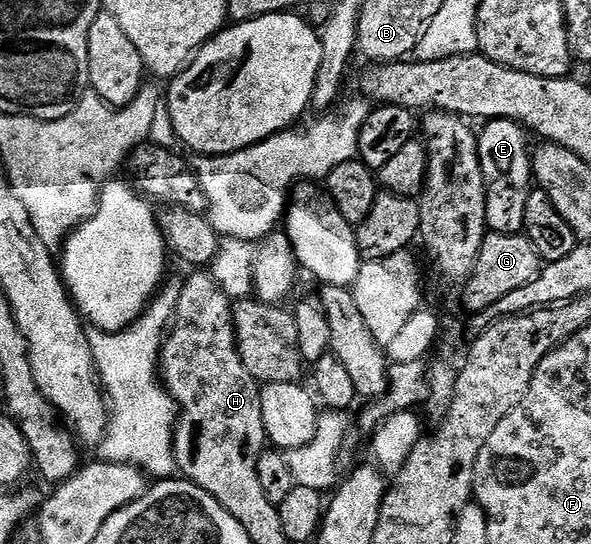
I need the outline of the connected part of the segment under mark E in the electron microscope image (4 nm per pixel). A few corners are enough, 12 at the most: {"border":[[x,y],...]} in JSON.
{"border":[[477,133],[491,233],[521,233],[534,188],[530,134]]}

